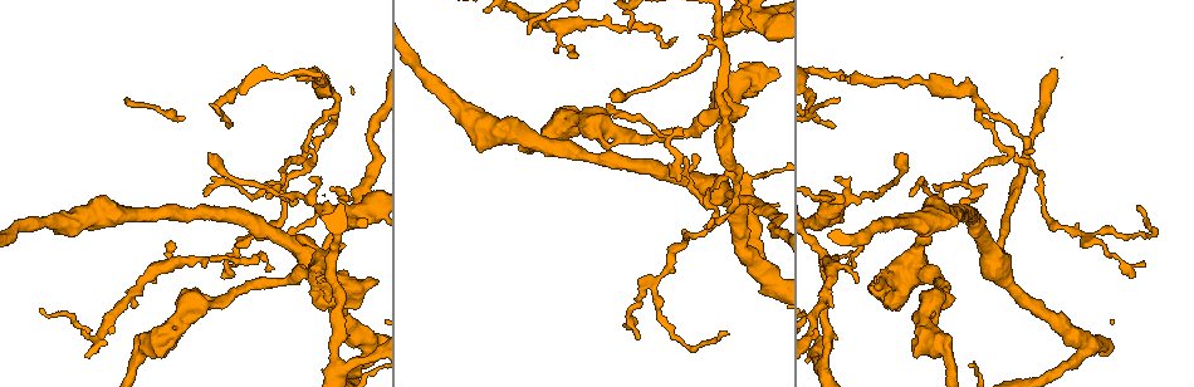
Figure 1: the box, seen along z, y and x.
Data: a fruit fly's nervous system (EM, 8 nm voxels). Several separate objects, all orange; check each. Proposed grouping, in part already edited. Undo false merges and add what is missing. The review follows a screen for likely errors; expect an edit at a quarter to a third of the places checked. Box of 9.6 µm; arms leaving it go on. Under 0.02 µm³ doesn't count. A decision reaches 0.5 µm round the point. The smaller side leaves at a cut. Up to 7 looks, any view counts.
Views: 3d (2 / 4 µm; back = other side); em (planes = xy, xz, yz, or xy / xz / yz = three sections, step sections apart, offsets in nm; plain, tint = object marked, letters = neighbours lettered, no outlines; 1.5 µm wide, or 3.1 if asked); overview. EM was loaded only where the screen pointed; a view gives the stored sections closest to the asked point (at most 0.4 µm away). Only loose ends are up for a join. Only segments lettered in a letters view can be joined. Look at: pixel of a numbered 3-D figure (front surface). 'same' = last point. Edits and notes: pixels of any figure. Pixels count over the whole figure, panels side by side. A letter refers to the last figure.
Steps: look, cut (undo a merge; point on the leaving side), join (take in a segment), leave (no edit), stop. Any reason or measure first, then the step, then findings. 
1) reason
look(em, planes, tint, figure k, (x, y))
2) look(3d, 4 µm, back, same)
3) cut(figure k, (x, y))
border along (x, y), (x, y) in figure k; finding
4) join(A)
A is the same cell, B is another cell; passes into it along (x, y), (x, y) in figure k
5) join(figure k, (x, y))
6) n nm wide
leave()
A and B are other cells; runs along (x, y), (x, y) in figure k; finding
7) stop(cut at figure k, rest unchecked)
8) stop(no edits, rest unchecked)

abrupt turn
look(3d, 2 µm, figure 1, (826, 209))

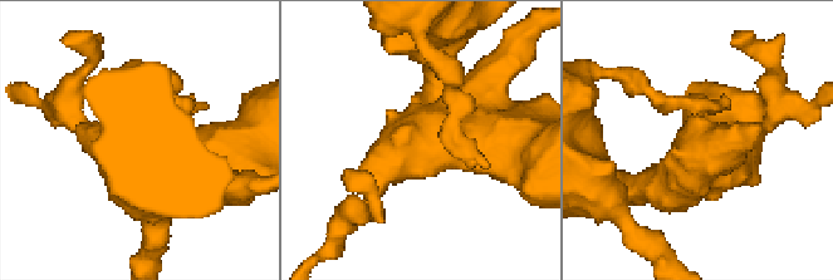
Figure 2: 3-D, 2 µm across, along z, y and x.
shape alone is not enough
look(em, xy, step 8, tint, figure 2, (696, 142))

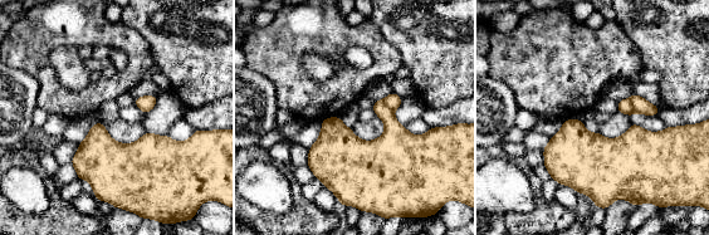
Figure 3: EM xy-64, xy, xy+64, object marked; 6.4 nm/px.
another direction
look(em, planes, letters, same)

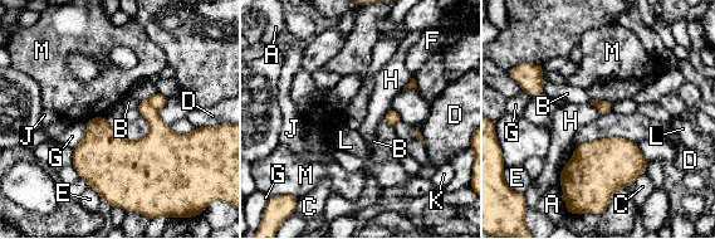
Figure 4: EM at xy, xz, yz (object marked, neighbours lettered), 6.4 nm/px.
280 nm wide
leave()
A, B, C, D, E, F, G, H, J, K, L and M are other cells; all the same neuron

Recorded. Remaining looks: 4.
thin end
look(em, planes, letters, figure 1, (911, 195))

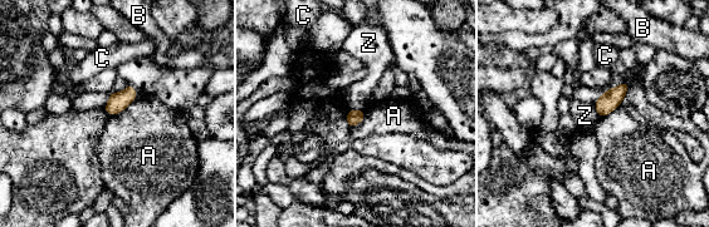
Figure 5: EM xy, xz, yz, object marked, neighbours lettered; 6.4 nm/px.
A touches over 300 nm
leave()
A, B, C and Z are other cells; border along (630, 85), (624, 99), (599, 117) in figure 5; none of them fits

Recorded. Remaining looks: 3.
look(3d, 2 µm, figure 1, (342, 245))

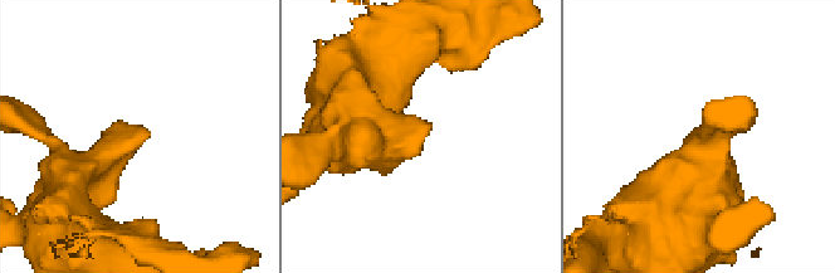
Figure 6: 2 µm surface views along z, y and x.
look(em, planes, tint, figure 6, (417, 118))

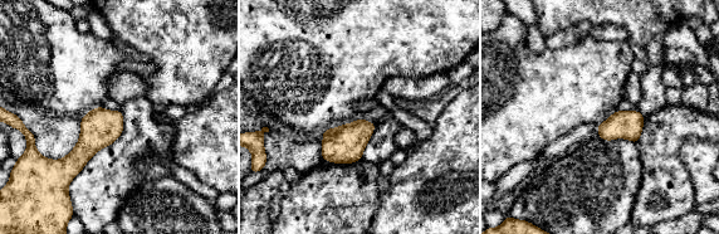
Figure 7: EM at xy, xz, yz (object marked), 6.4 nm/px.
look(em, planes, letters, same)

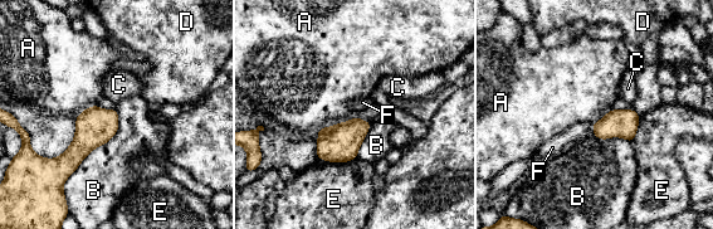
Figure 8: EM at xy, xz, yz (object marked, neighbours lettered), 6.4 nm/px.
leave()
A, B, C, D, E and F are other cells; border along (116, 110), (117, 132), (63, 193) in figure 8; none of them fits

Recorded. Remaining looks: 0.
stop(no edits, rest unchecked)

